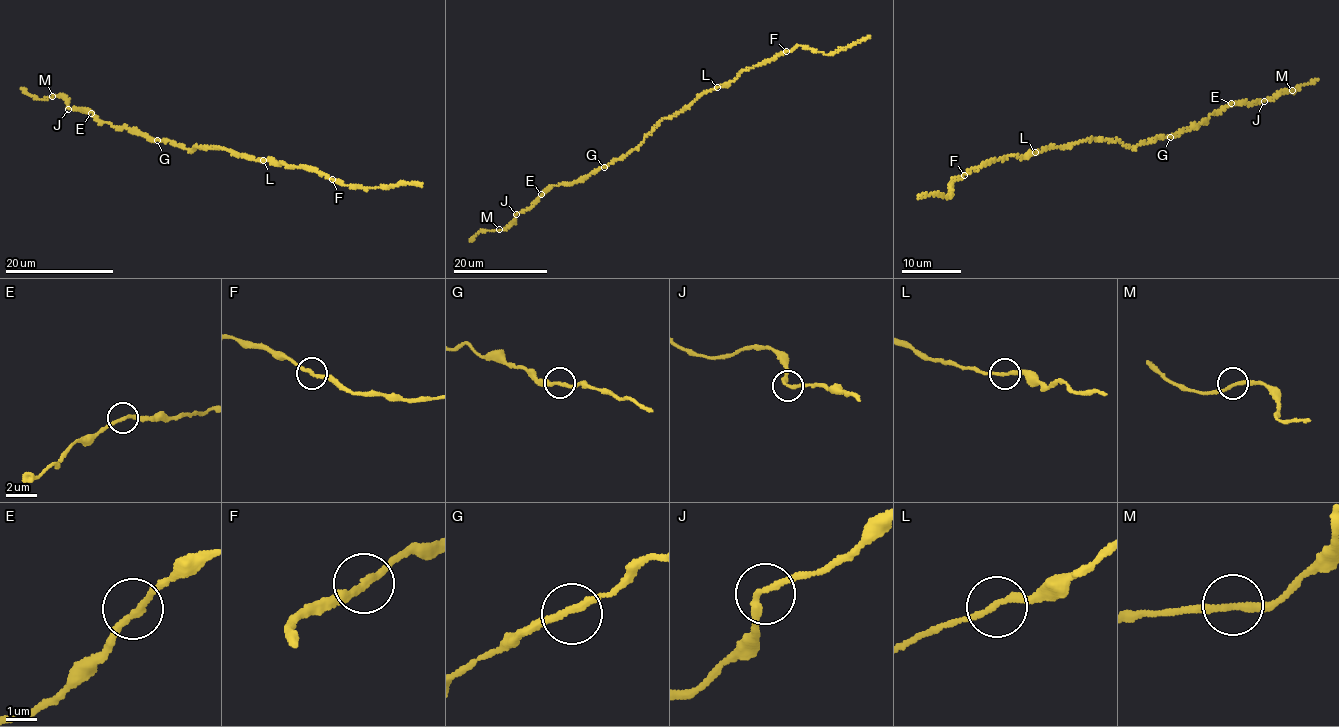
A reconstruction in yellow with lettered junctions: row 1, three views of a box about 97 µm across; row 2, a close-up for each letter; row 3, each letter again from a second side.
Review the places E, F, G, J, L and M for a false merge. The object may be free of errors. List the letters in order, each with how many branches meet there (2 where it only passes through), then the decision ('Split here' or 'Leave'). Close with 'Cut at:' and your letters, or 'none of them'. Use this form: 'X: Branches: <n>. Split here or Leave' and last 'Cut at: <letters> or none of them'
E: Branches: 2. Leave
F: Branches: 2. Leave
G: Branches: 2. Leave
J: Branches: 2. Leave
L: Branches: 2. Leave
M: Branches: 2. Leave
Cut at: none of them

